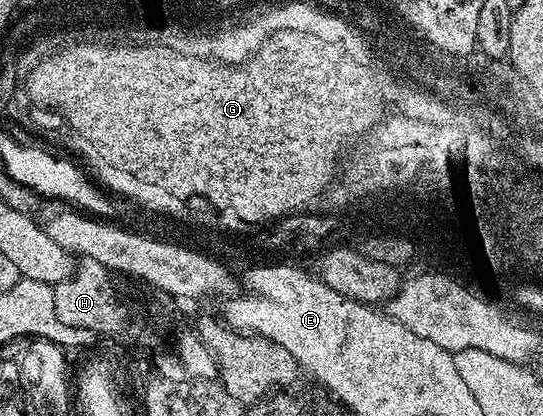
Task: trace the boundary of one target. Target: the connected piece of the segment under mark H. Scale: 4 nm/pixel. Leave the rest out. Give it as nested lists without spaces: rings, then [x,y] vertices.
[[[89,256],[79,257],[72,277],[61,281],[52,290],[54,310],[61,322],[66,326],[90,330],[104,338],[115,334],[128,320],[130,308],[116,297],[116,288],[112,285],[112,280],[113,273],[109,272],[106,266],[102,266],[102,262],[94,262],[94,258]]]

